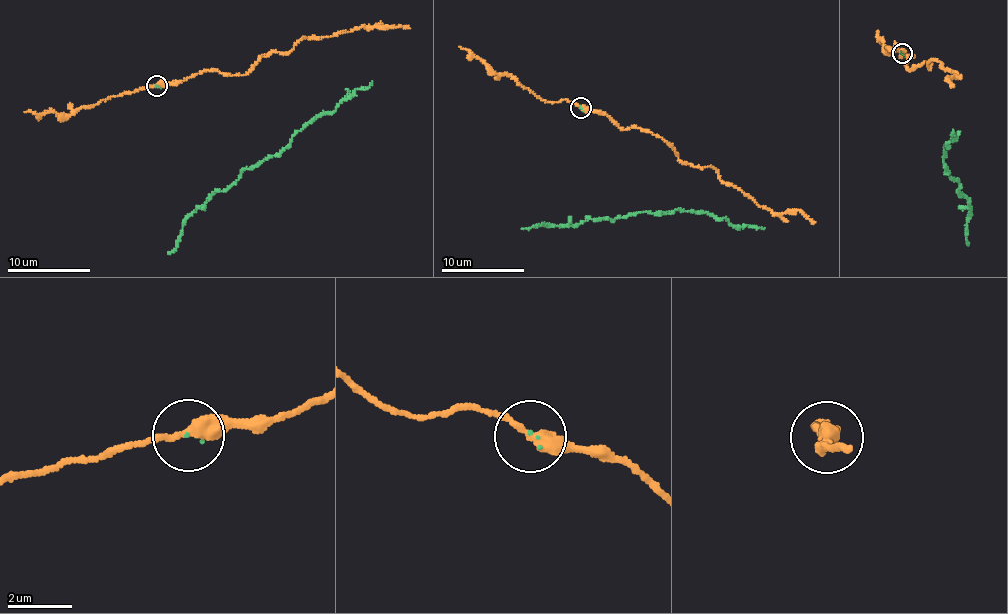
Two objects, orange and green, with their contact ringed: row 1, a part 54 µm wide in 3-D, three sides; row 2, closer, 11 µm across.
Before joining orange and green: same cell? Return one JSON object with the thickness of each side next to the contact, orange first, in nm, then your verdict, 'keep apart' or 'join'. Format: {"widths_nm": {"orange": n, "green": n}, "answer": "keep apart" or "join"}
{"widths_nm": {"orange": 380, "green": 50}, "answer": "join"}

